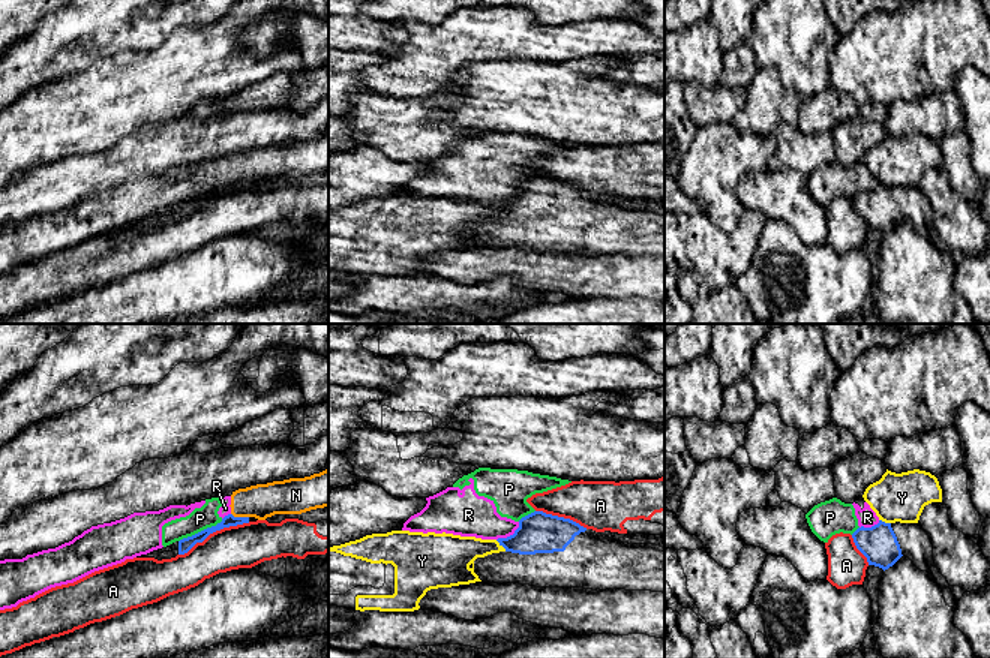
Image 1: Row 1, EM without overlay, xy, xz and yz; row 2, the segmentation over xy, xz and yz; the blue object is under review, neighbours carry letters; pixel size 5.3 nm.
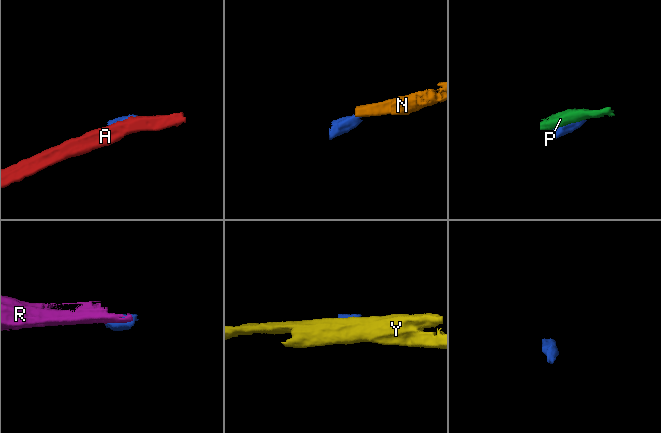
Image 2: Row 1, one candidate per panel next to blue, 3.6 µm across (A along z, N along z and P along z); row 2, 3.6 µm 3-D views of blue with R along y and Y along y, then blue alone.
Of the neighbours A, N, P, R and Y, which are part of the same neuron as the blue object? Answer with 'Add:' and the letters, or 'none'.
Add: none

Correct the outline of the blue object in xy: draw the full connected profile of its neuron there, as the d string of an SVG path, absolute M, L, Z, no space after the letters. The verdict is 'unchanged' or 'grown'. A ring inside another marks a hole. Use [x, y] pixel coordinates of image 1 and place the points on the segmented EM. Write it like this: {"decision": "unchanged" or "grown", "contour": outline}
{"decision": "grown", "contour": "M228 514L216 526L207 528L192 537L183 538L166 547L153 550L147 555L141 555L136 558L154 558L158 561L171 559L171 558L176 558L177 555L188 553L196 543L202 543L210 534L220 531L224 528L237 526L237 525L243 525L243 523L249 523L249 517L234 517L232 514Z"}

